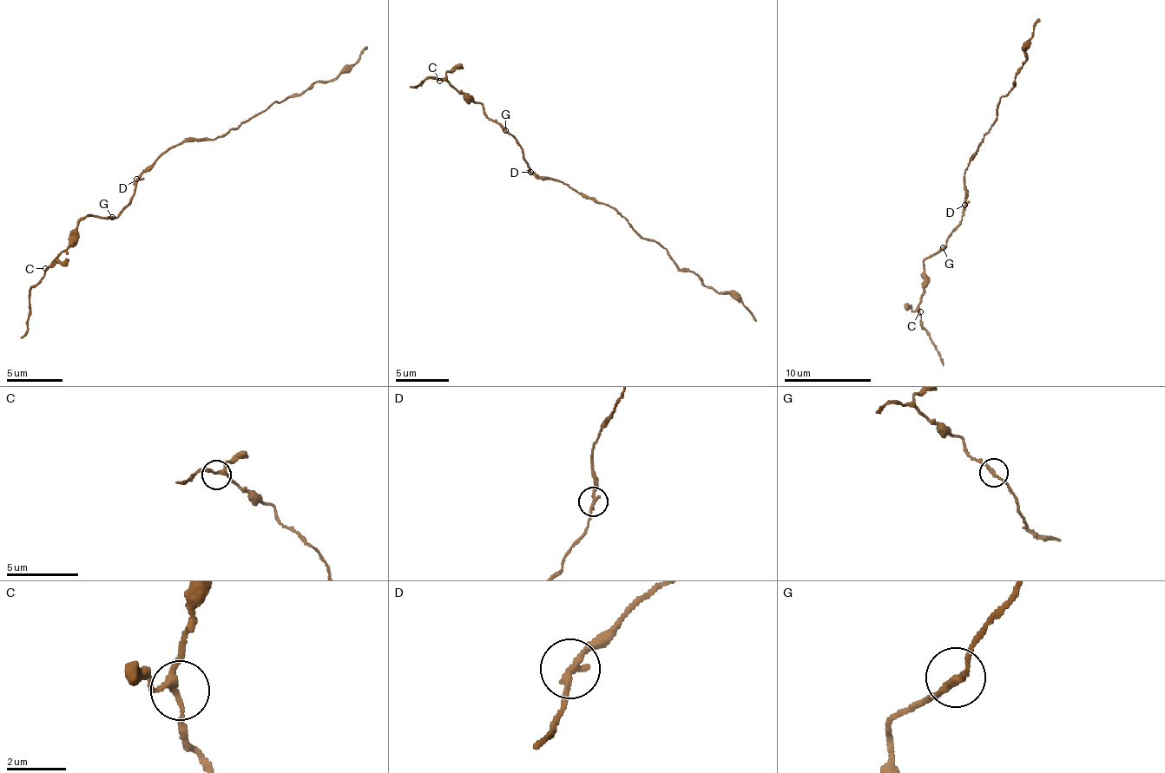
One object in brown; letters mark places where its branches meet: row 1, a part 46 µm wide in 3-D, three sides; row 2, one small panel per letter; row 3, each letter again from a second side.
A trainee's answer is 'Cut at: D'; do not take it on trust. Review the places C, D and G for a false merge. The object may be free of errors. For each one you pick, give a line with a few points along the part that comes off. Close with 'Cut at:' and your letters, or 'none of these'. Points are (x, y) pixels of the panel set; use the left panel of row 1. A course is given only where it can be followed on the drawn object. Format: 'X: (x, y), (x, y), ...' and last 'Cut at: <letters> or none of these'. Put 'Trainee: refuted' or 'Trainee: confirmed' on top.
Trainee: confirmed
D: (136, 179), (169, 149), (187, 141), (220, 137), (270, 105), (299, 94), (317, 81), (337, 78), (368, 46)
Cut at: D

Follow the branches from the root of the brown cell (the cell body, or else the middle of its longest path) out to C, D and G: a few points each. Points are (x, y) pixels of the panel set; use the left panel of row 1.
C: (161, 154), (141, 173), (123, 211), (115, 218), (91, 213), (82, 219), (76, 240), (45, 268)
D: (161, 154), (136, 179)
G: (161, 154), (141, 173), (135, 183), (133, 199), (123, 206), (123, 211), (112, 217)

